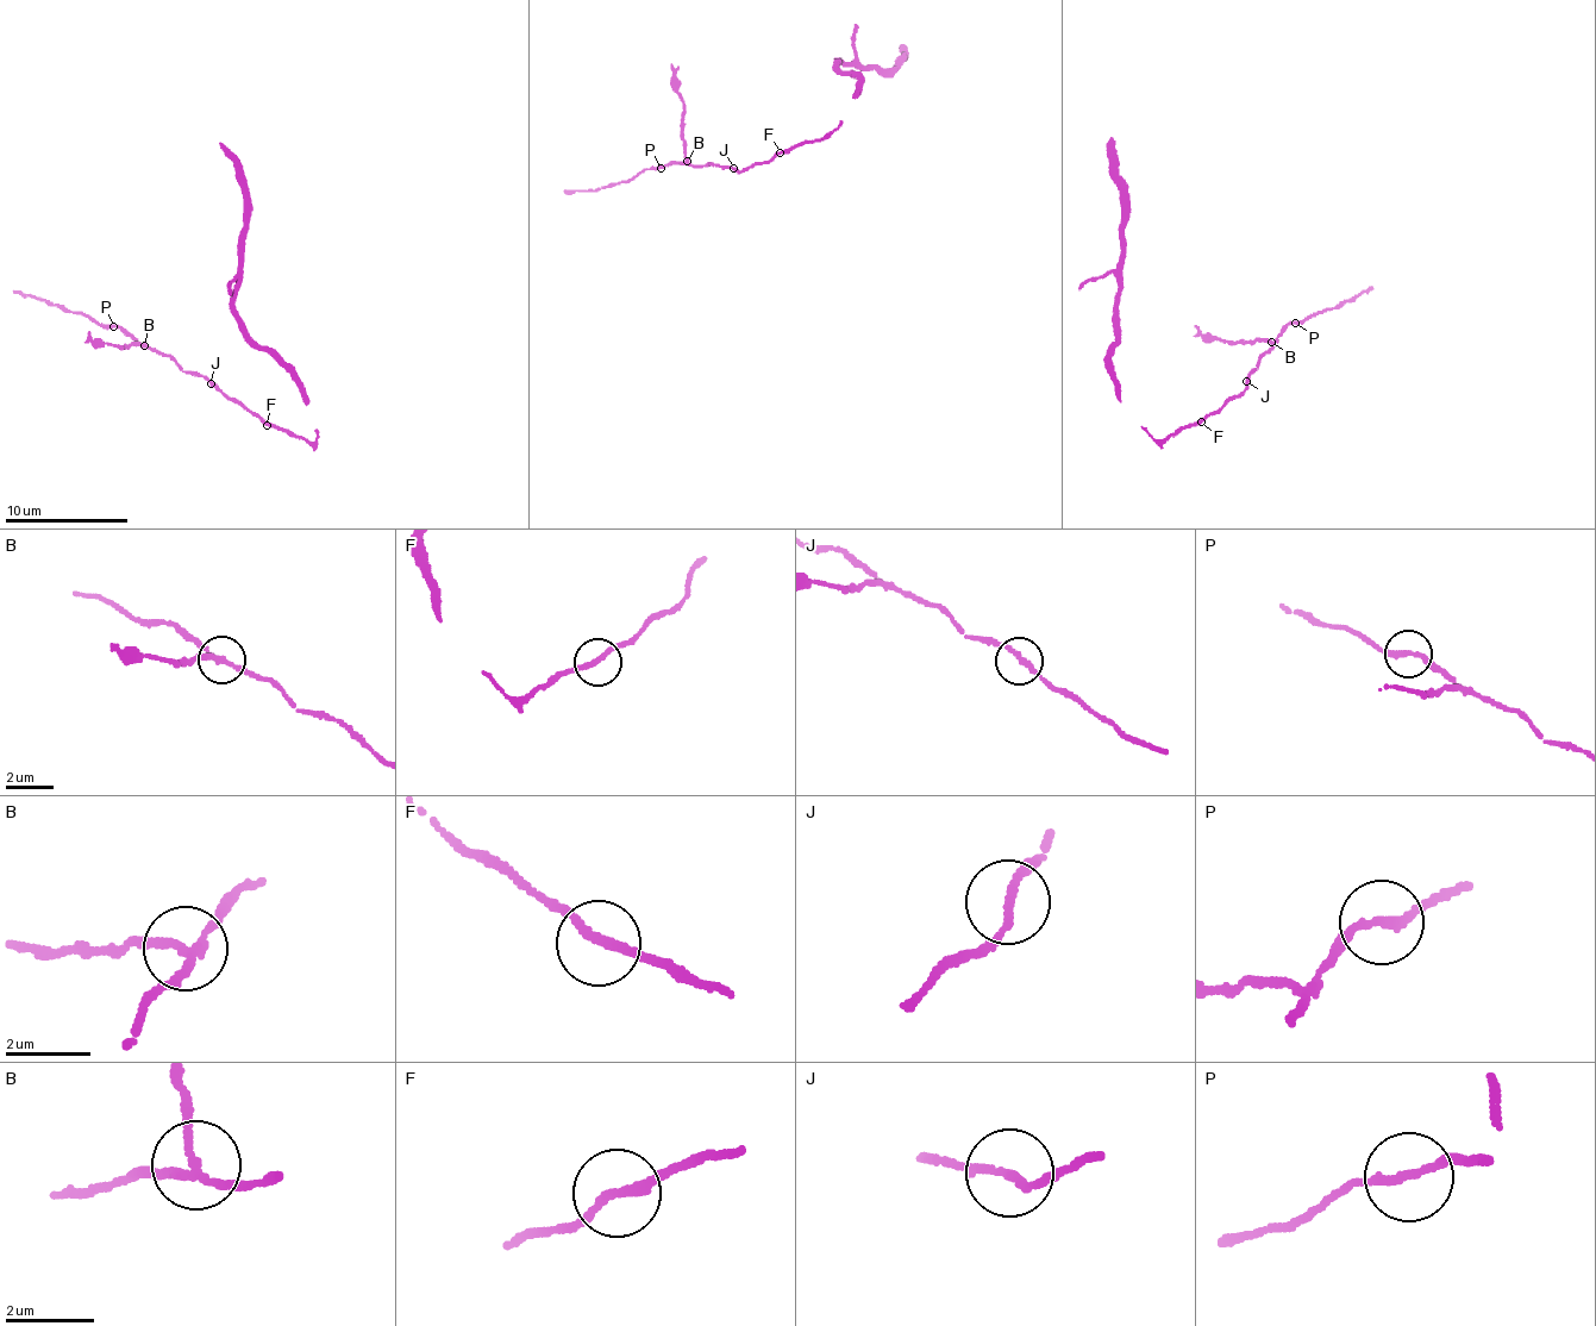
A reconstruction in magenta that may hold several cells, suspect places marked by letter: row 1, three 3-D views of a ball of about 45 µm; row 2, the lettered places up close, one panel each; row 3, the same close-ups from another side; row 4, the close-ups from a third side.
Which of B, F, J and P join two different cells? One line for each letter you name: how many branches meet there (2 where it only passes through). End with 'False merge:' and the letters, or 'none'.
B: 3
False merge: B

